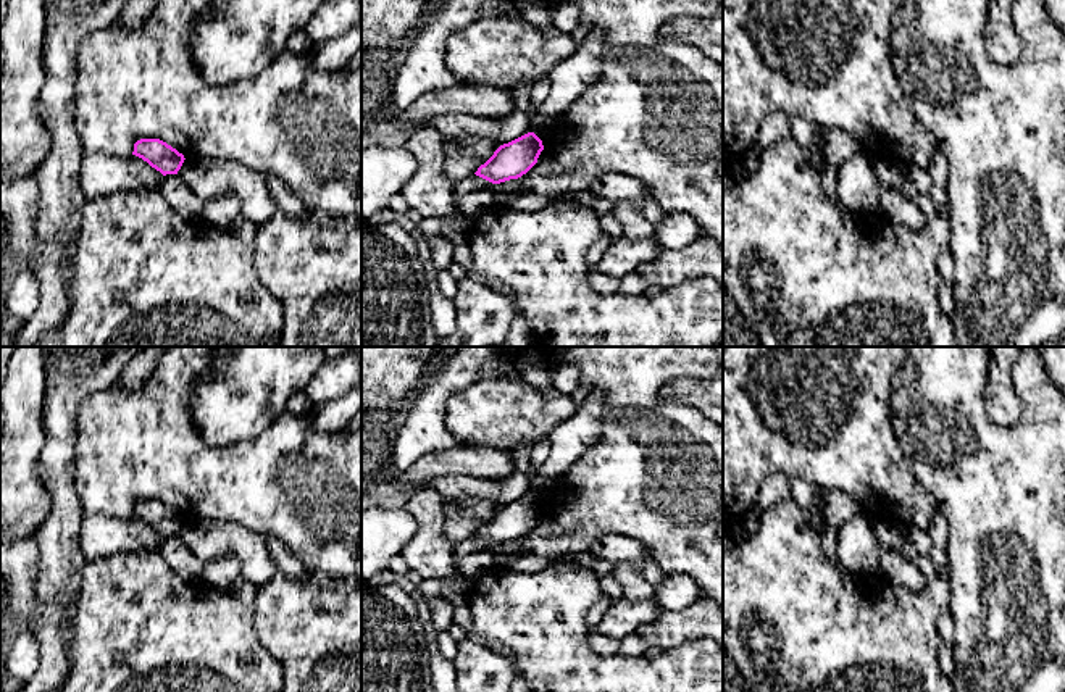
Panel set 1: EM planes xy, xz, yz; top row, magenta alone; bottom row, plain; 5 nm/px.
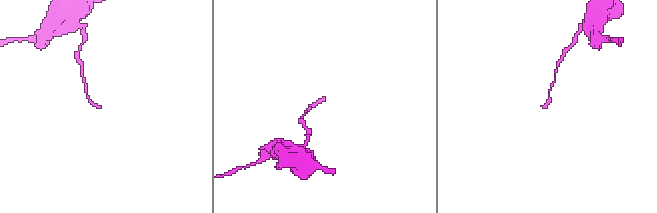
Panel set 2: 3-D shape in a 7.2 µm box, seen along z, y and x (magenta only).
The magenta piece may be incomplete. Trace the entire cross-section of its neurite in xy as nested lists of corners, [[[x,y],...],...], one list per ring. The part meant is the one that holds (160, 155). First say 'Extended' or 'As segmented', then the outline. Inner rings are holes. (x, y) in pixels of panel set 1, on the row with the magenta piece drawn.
As segmented. [[[140,139],[134,144],[132,155],[147,161],[163,176],[178,174],[184,163],[184,155],[160,139]]]

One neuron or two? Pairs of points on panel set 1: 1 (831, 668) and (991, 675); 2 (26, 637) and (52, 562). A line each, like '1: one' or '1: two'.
1: two
2: two

